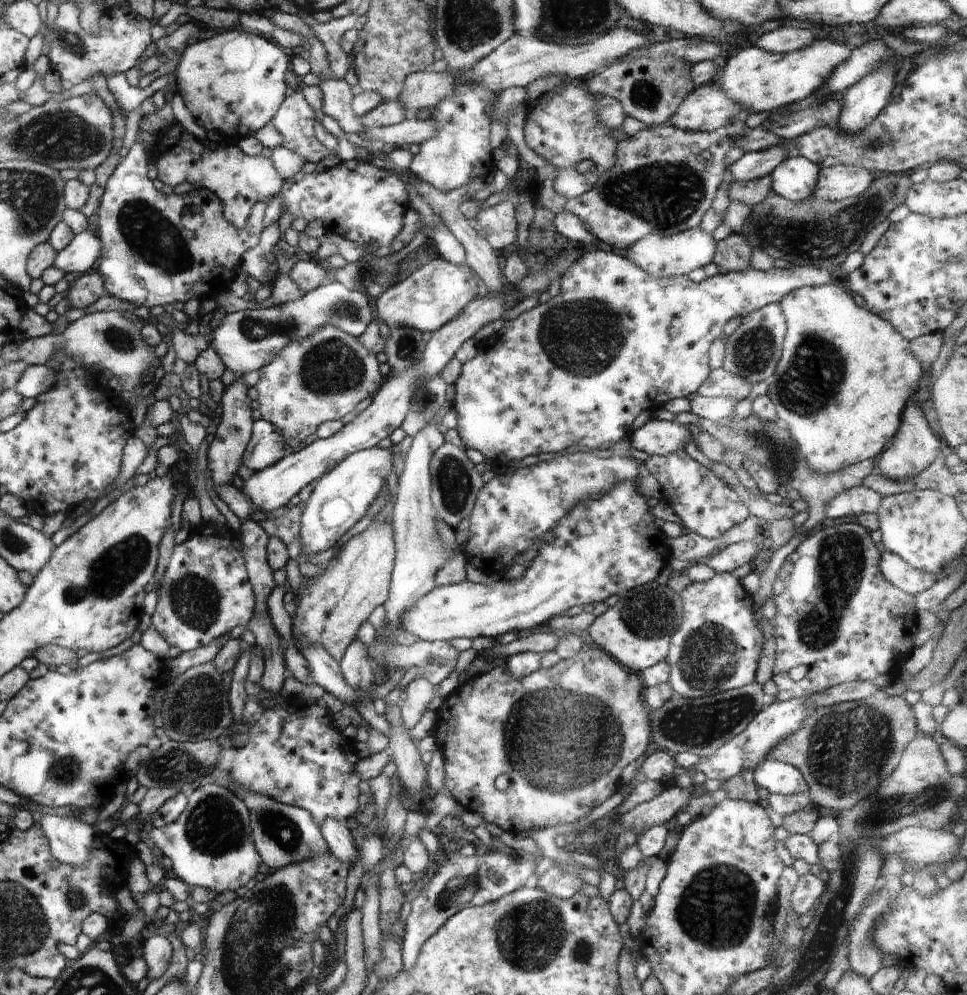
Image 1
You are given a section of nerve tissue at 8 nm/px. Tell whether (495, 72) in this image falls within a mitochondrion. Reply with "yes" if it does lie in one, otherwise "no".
no

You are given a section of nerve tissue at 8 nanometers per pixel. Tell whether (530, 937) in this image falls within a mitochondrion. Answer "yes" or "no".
yes

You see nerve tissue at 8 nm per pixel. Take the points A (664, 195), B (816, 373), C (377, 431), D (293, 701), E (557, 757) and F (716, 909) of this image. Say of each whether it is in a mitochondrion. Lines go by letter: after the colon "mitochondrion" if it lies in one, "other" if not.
A: mitochondrion
B: mitochondrion
C: other
D: other
E: mitochondrion
F: mitochondrion

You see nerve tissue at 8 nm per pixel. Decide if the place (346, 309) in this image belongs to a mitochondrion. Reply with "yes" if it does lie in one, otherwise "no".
yes

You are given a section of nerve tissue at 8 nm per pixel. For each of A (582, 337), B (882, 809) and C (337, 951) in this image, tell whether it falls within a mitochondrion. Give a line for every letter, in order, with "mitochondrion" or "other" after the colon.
A: mitochondrion
B: mitochondrion
C: other

